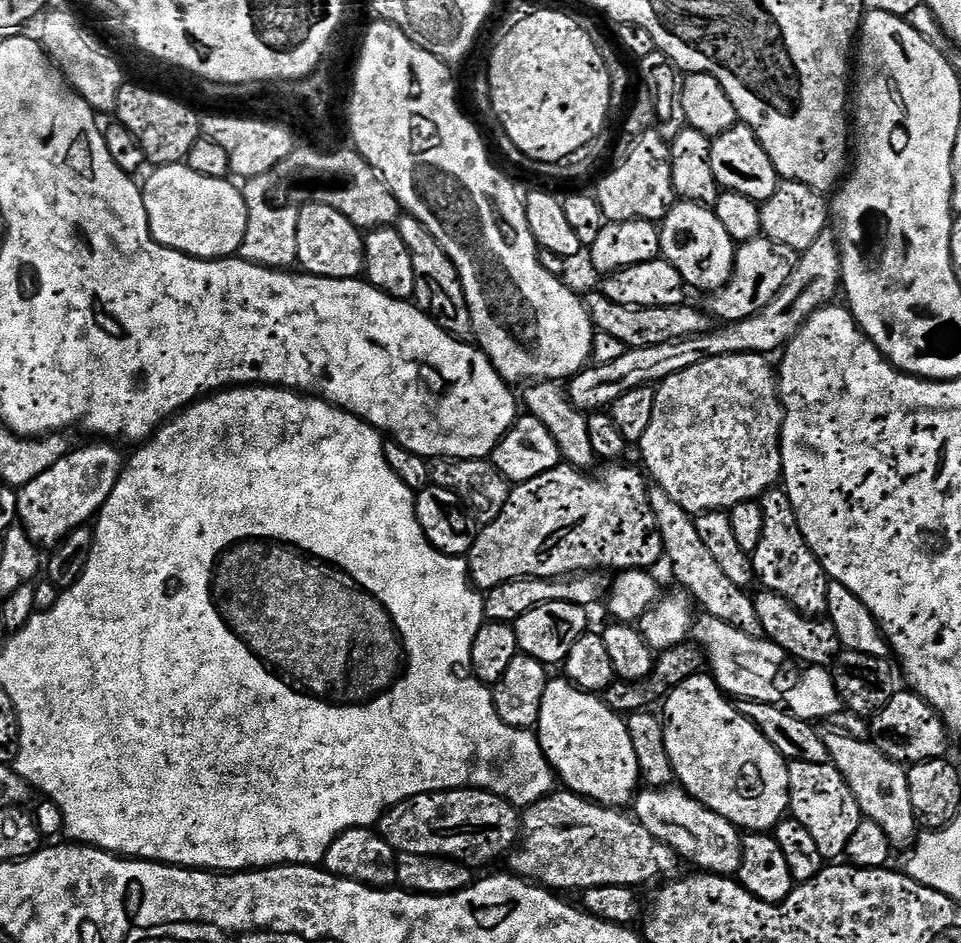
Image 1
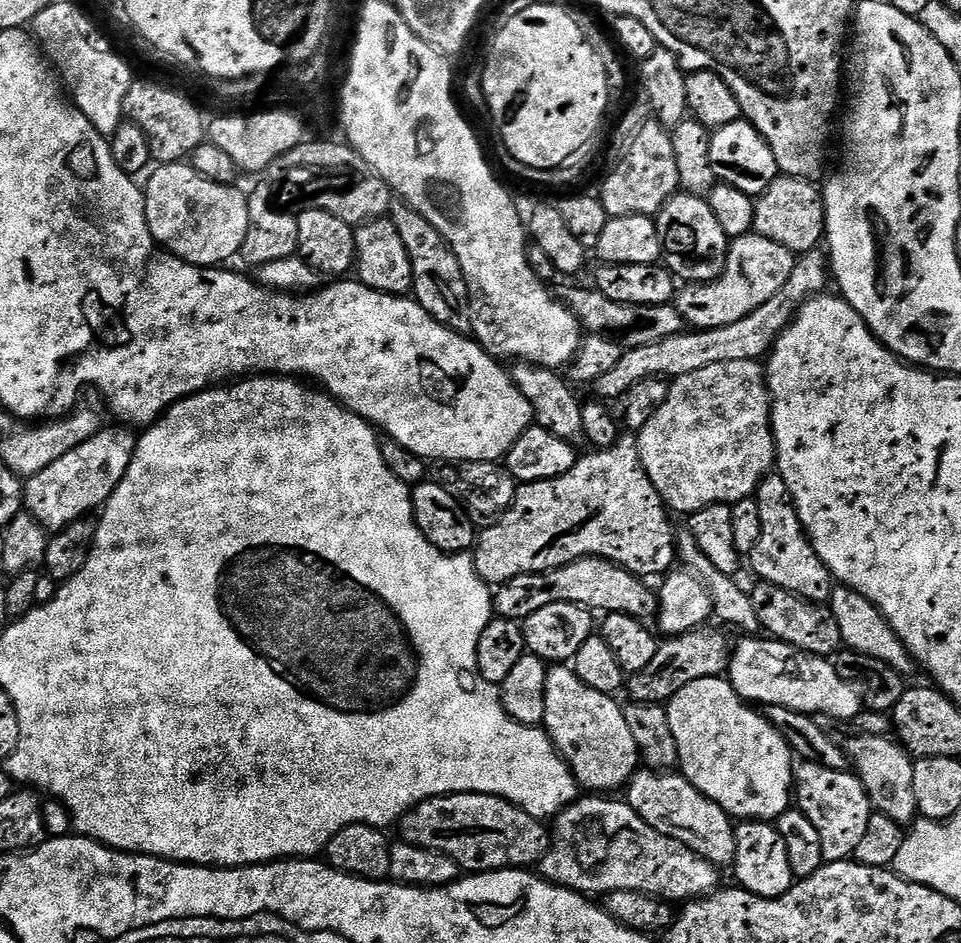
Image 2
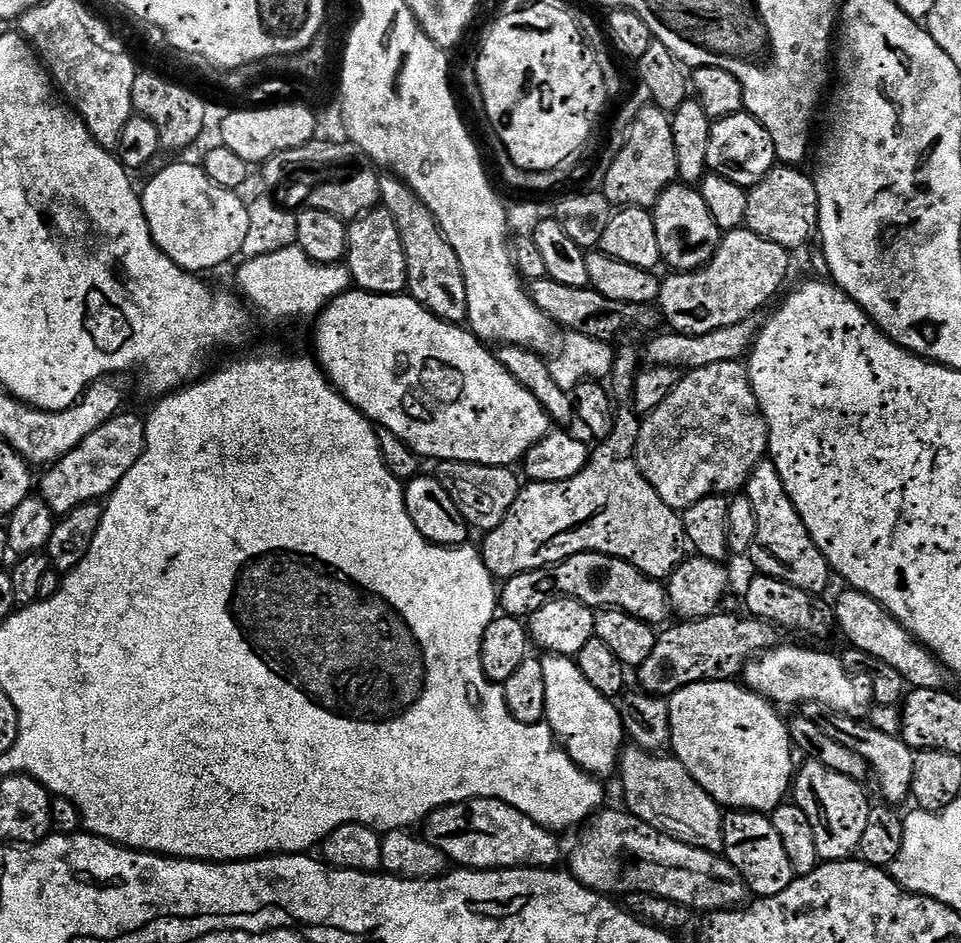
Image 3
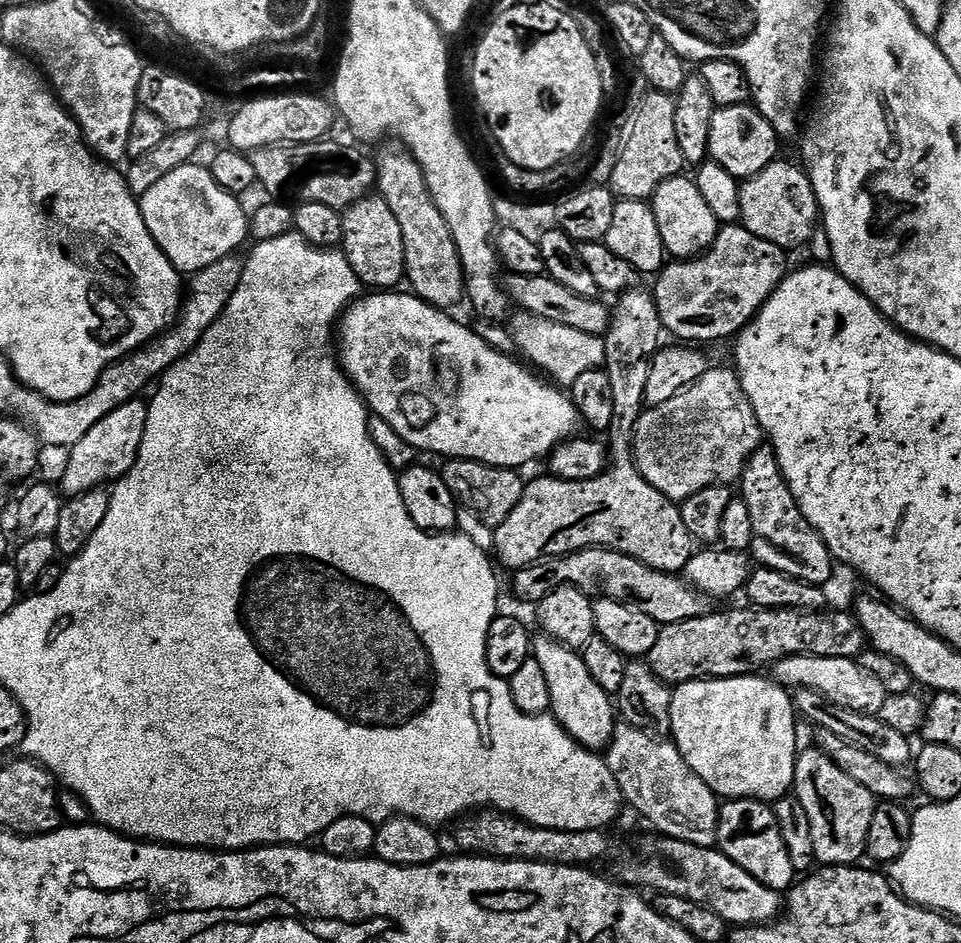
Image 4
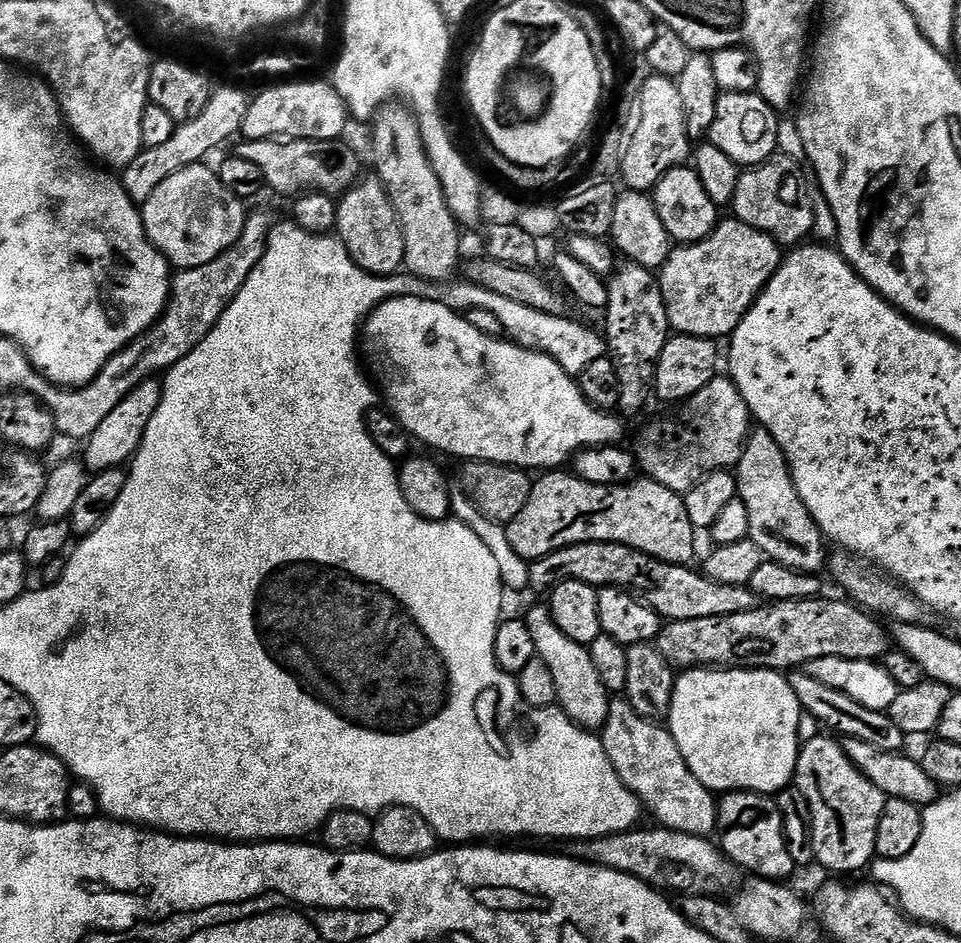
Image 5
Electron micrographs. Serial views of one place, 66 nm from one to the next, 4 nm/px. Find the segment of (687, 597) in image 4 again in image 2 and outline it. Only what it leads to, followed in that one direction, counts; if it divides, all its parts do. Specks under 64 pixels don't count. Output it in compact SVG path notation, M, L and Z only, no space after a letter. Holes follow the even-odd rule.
M587 556L561 568L510 578L495 589L492 606L496 616L517 622L530 618L530 614L542 610L542 606L555 604L577 604L589 610L601 608L601 613L604 614L625 612L627 616L647 621L656 615L658 596L644 584L647 583L641 577L614 562L604 560L600 556Z

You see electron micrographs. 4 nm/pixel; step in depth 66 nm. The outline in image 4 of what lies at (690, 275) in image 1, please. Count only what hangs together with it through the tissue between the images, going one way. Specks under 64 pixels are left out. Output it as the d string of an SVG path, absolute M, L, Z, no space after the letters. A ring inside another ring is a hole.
M681 174L662 182L650 201L654 210L654 218L658 218L658 231L662 234L664 251L676 260L690 260L703 256L708 247L716 241L720 233L721 223L714 218L710 206L702 198L695 179Z

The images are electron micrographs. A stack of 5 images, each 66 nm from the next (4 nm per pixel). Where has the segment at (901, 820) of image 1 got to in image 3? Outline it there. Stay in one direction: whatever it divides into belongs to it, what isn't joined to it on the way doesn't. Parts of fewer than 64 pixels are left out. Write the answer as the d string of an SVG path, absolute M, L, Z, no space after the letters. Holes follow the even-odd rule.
M810 702L803 705L802 714L818 725L834 742L842 742L842 746L850 746L868 764L869 769L880 779L880 792L885 796L887 803L892 806L900 806L904 799L908 800L912 795L912 779L914 778L914 766L917 753L900 736L882 734L874 725L864 720L855 720L849 716L843 716L838 710L830 710L830 706Z

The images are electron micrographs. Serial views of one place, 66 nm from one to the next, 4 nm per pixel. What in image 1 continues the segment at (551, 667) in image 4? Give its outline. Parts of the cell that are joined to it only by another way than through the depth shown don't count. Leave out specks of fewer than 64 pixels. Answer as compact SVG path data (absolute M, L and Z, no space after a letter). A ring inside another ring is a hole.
M549 679L534 729L542 754L567 791L604 808L627 809L637 799L642 784L627 719L610 710L599 695L581 692L568 679L559 679Z

